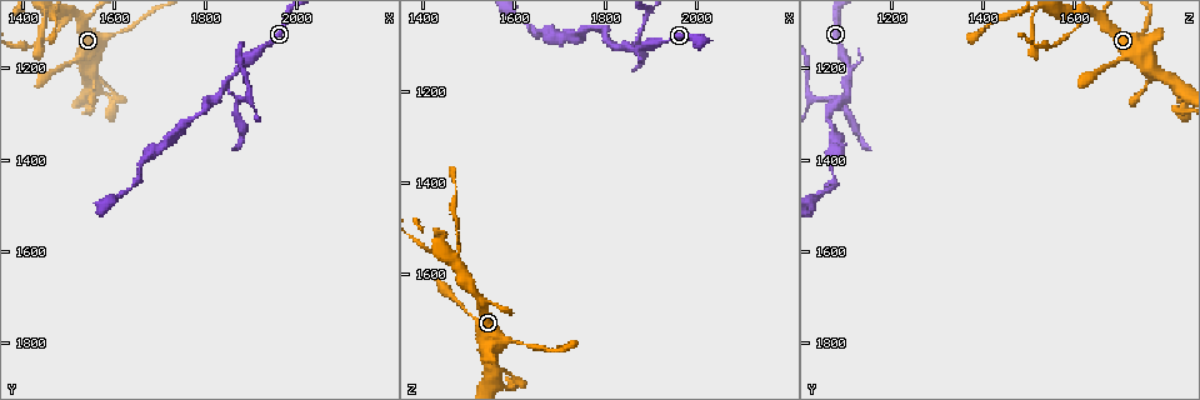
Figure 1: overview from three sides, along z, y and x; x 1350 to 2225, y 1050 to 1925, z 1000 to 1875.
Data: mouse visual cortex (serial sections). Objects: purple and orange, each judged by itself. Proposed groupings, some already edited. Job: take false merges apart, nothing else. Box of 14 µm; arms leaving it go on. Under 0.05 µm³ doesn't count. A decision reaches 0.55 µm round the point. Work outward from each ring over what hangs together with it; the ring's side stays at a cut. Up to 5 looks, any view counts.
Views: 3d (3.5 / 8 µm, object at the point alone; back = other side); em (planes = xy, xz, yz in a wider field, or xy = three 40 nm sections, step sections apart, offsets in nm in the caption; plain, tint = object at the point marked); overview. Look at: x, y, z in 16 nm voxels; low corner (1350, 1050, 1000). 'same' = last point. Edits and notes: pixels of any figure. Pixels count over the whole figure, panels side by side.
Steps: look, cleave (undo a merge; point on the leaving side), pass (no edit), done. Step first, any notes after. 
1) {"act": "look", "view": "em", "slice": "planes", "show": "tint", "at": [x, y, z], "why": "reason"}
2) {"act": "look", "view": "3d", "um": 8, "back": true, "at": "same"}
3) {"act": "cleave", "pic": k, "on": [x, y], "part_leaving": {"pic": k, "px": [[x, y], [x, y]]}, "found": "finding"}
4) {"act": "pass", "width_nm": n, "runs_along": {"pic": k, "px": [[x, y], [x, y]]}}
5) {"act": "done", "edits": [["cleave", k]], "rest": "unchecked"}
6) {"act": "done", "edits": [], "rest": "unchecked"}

{"act": "look", "view": "3d", "um": 3.5, "at": [1835, 1235, 1105], "why": "sharp bend"}

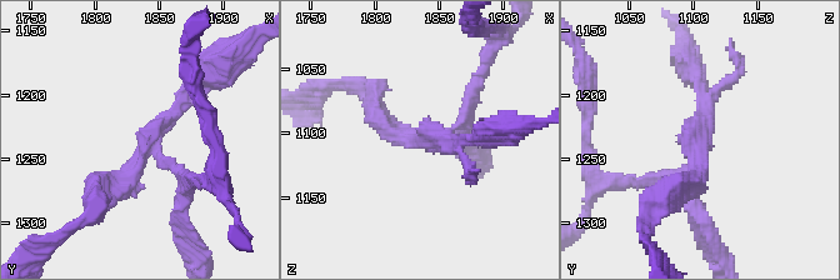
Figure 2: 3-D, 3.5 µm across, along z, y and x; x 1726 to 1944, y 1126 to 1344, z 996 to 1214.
{"act": "look", "view": "em", "slice": "xy", "step": 3, "show": "tint", "at": [1842, 1238, 1104], "arms": 3, "arm_widths_nm": [150, 200, 250], "why": "now the EM"}

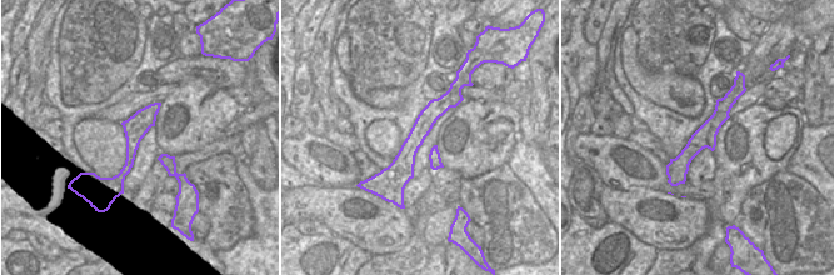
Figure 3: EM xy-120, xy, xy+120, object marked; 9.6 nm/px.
{"act": "cleave", "pic": 2, "on": [466, 106], "part_leaving": {"pic": 2, "px": [[450, 129], [469, 113], [495, 45]]}, "found": "a second cell is stuck on"}

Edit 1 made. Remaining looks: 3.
{"act": "look", "view": "overview"}

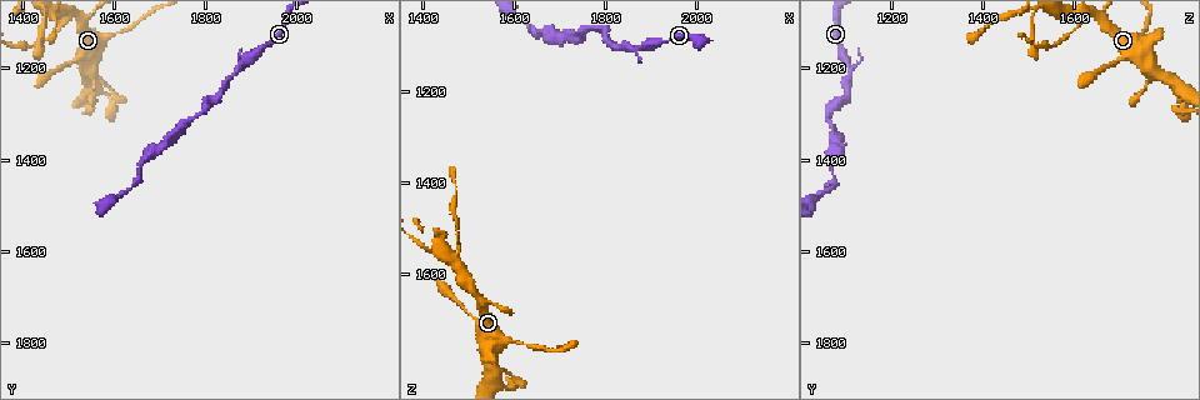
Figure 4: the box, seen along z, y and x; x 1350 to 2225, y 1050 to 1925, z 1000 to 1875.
{"act": "look", "view": "3d", "um": 8, "at": [1485, 1105, 1610], "why": "sudden change in width"}

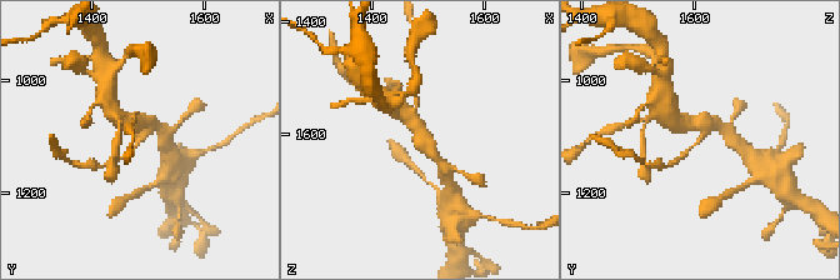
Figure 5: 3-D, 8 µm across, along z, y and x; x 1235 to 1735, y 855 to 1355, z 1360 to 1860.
{"act": "look", "view": "em", "slice": "xy", "step": 3, "show": "tint", "at": [1485, 1105, 1610], "arm_widths_nm": [150, 350], "why": "need the tissue"}

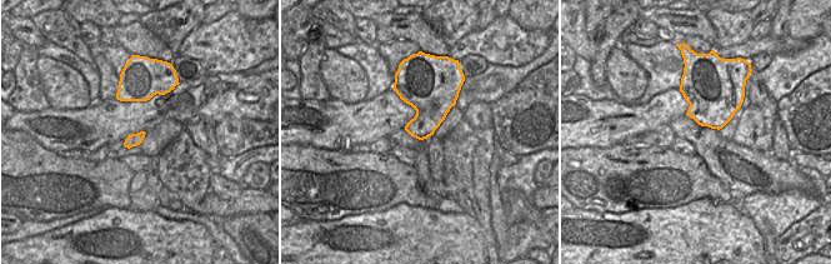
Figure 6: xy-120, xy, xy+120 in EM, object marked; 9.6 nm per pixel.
{"act": "cleave", "pic": 5, "on": [685, 154], "part_leaving": {"pic": 5, "px": [[699, 140], [683, 156], [668, 165]]}, "found": "two cells meet here"}

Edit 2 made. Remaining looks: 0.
{"act": "done", "edits": [["cleave", 2], ["cleave", 5]], "rest": "unchecked"}

